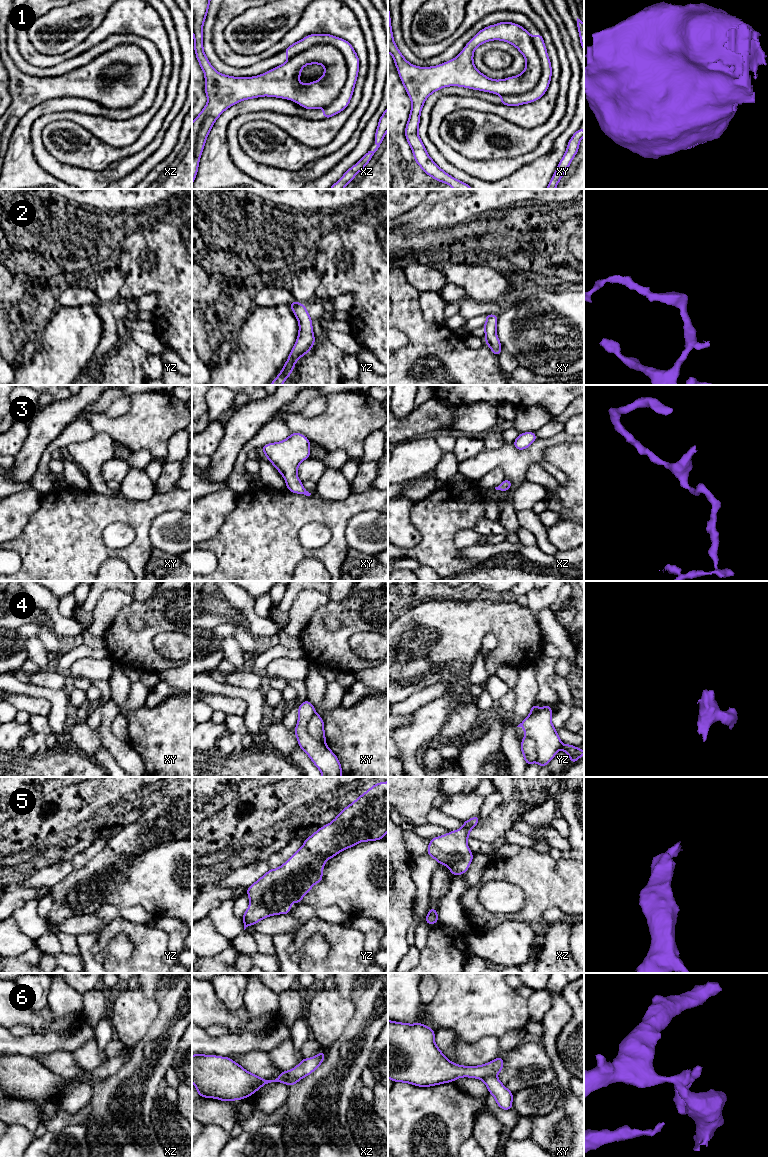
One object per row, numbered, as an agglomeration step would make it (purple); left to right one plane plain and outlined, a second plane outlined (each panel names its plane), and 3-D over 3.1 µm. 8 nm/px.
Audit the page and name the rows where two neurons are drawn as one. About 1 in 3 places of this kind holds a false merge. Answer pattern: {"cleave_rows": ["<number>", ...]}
{"cleave_rows": ["1", "4", "6"]}

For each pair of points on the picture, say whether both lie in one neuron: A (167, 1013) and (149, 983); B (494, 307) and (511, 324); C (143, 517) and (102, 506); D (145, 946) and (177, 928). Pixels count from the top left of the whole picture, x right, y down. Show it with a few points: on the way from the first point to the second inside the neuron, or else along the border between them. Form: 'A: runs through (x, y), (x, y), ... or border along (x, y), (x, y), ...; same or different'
A: border along (158, 983), (155, 993), (158, 1014), (155, 1017); different
B: border along (505, 307), (498, 317); different
C: runs through (133, 513), (112, 509); same
D: border along (148, 924), (163, 930), (169, 938); different

